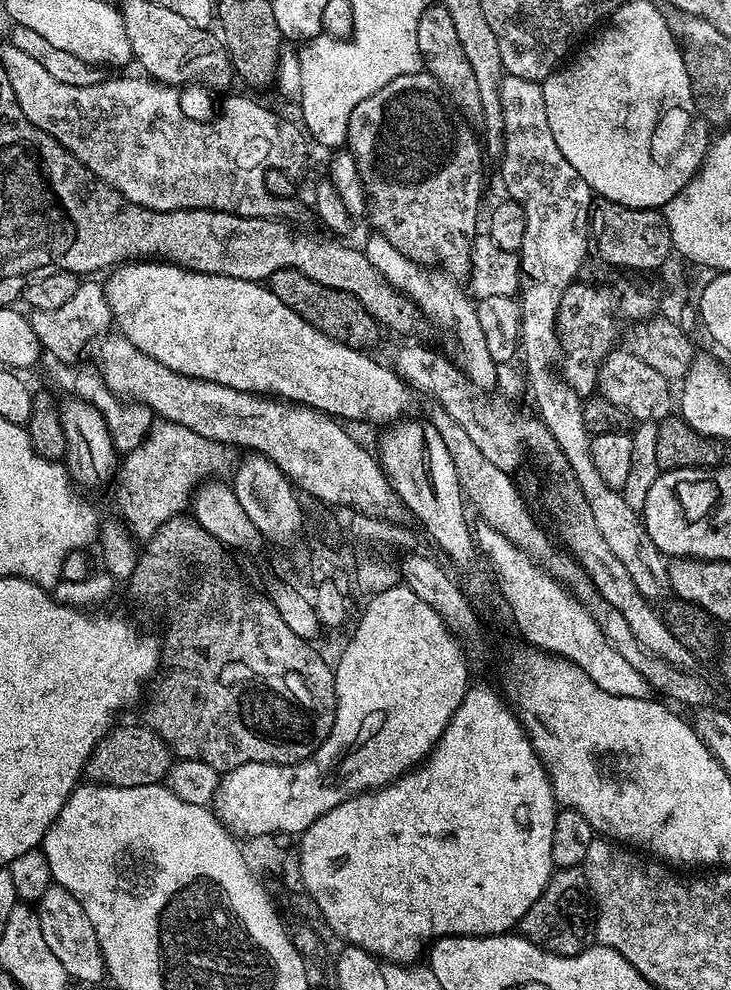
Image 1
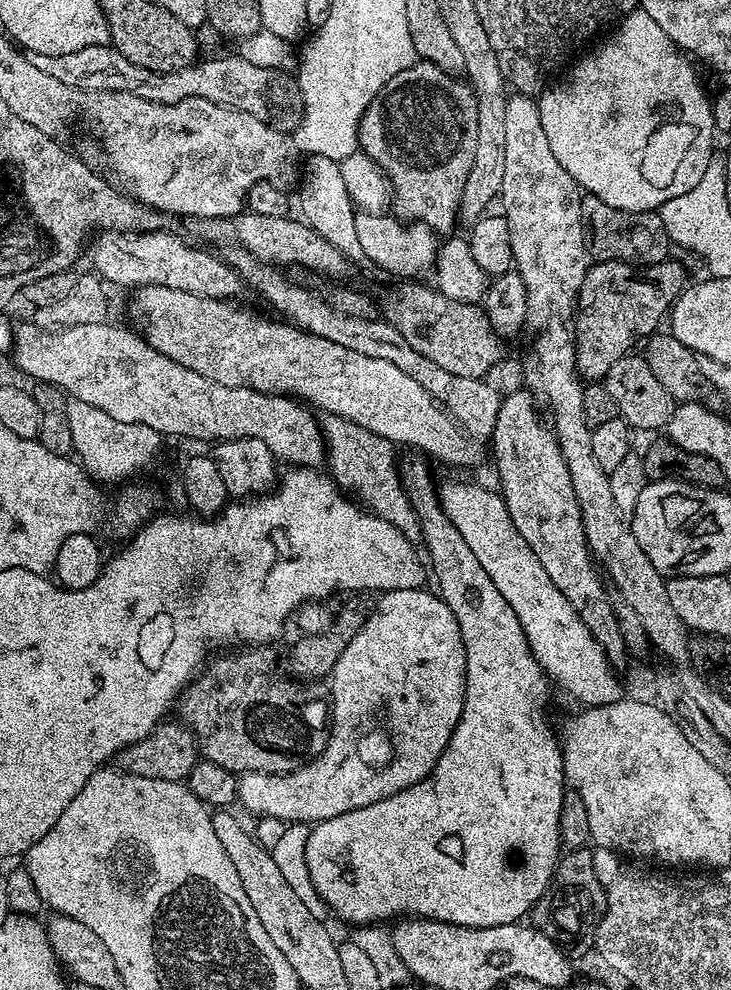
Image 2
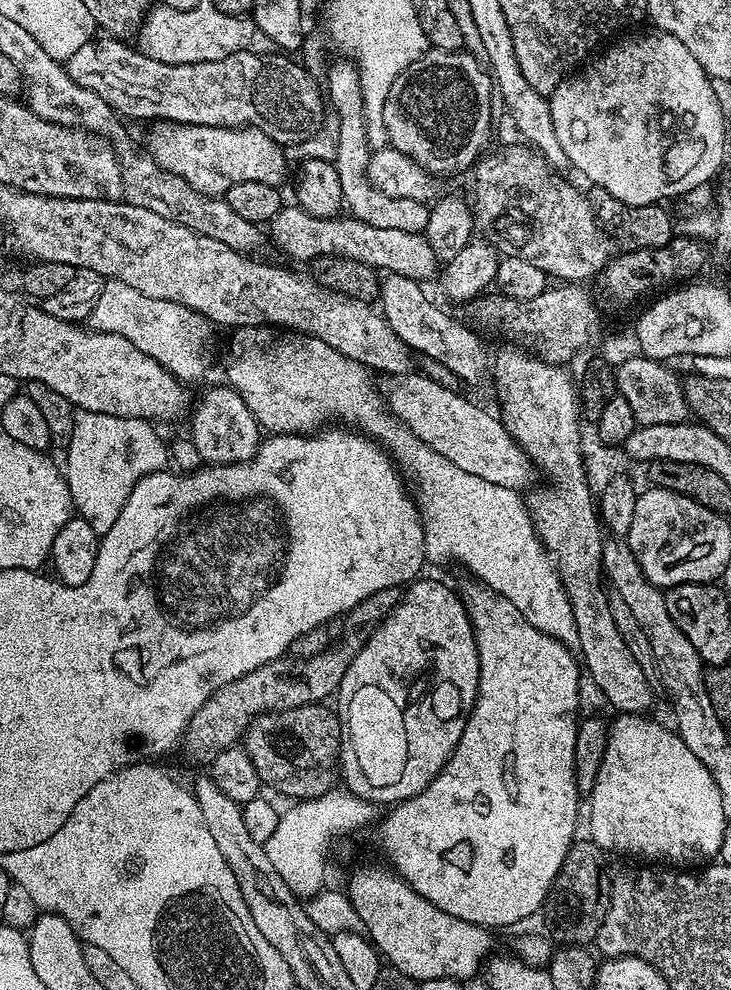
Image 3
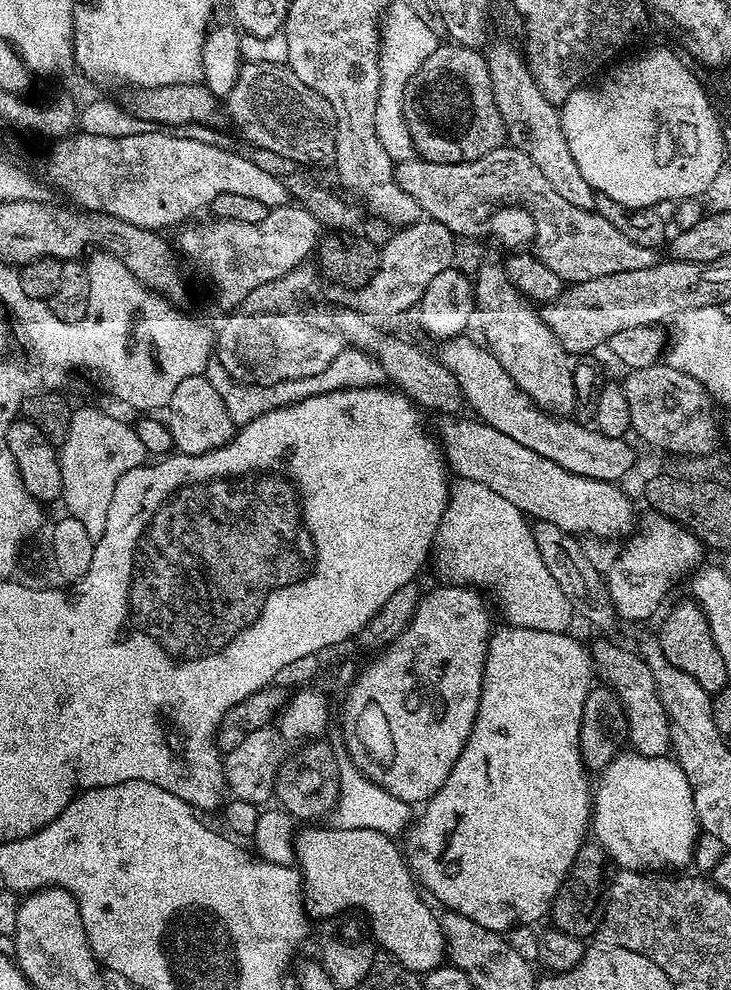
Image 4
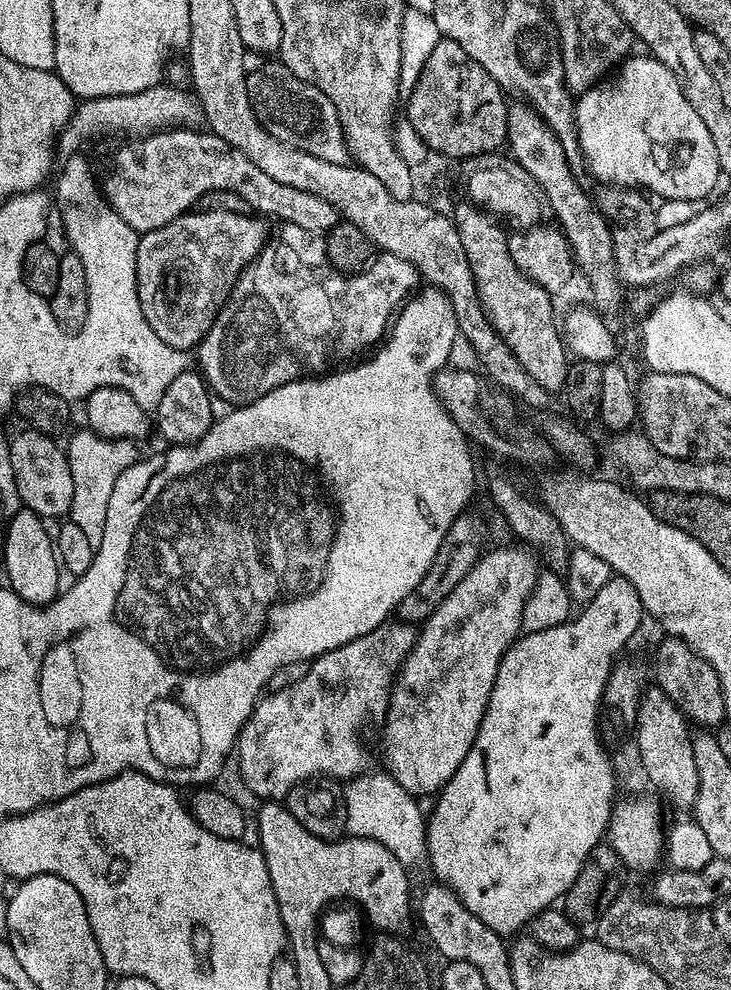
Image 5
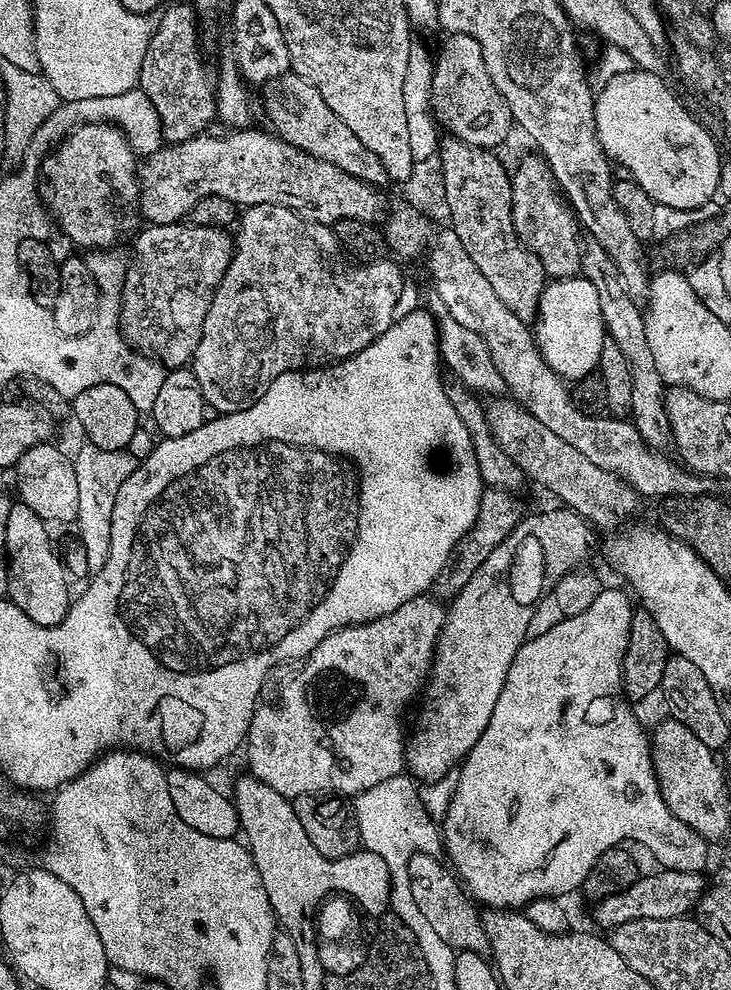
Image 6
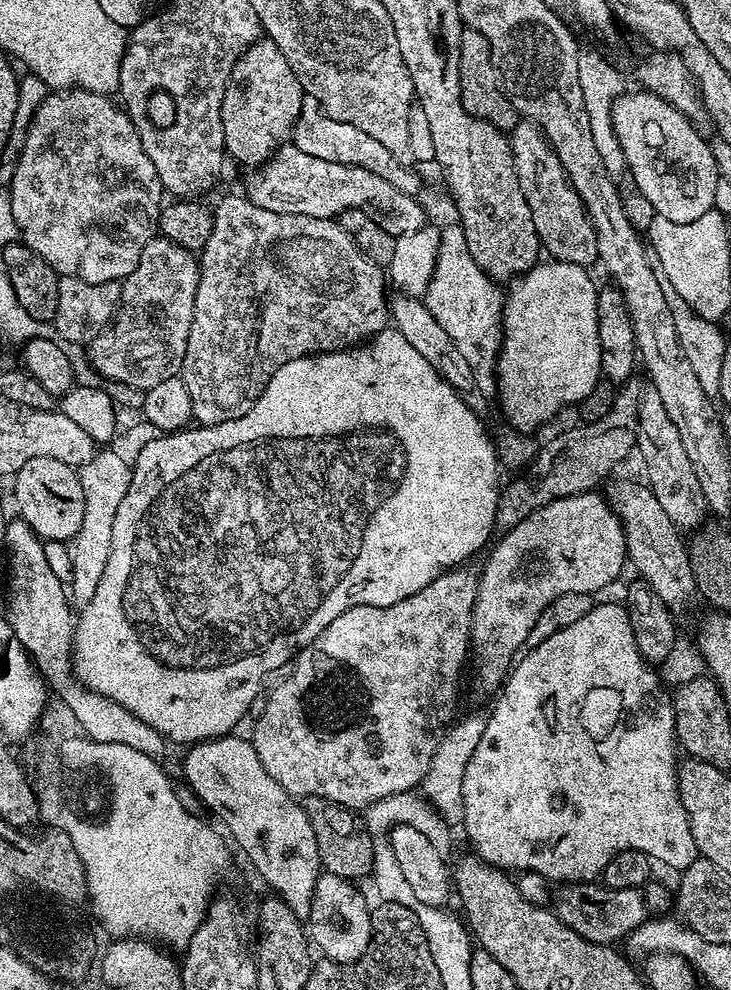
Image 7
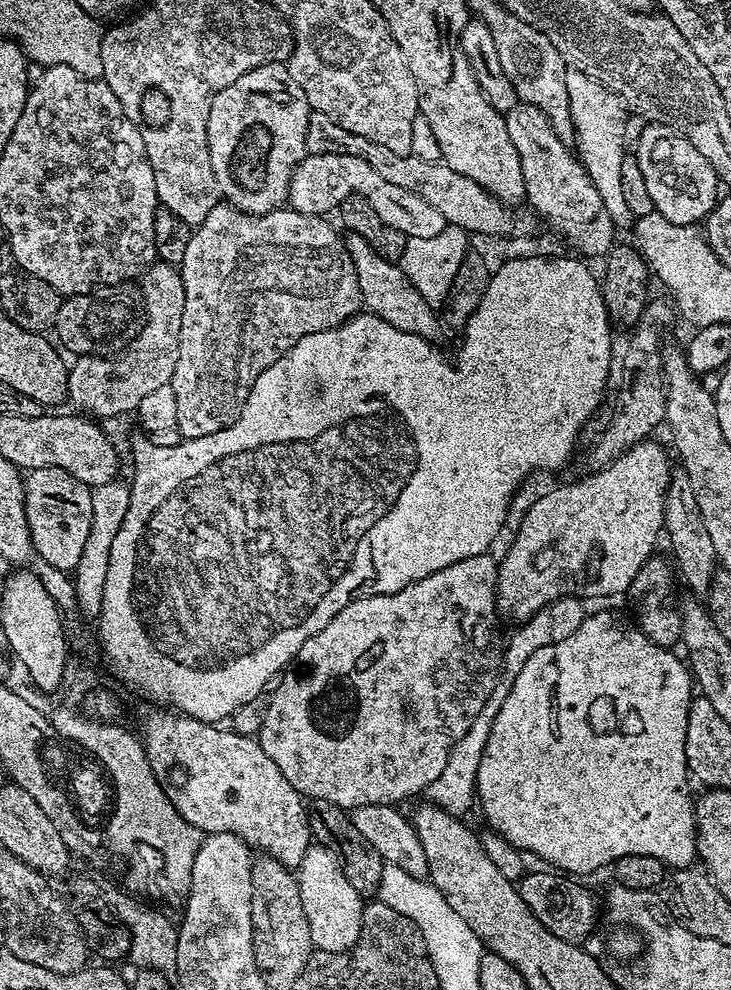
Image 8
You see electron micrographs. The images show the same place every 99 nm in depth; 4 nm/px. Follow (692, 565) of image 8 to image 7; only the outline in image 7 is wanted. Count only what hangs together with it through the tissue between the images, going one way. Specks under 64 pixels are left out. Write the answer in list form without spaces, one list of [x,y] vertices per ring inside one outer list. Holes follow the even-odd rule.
[[[648,386],[641,391],[638,406],[638,430],[636,431],[636,448],[638,456],[644,459],[646,483],[651,488],[654,498],[662,505],[662,510],[670,517],[670,522],[681,530],[696,530],[701,527],[704,516],[708,512],[706,502],[702,498],[702,486],[698,482],[698,474],[694,474],[694,466],[690,463],[686,449],[682,446],[682,437],[670,420],[666,405],[658,396],[658,390]]]

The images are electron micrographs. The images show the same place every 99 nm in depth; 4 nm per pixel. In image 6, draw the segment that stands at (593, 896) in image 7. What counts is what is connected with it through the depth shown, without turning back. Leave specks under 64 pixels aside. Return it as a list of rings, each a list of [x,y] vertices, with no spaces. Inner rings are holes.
[[[673,868],[641,875],[626,890],[605,900],[595,901],[597,929],[611,930],[617,924],[642,918],[678,918],[687,916],[699,905],[706,887],[704,872],[679,872]]]

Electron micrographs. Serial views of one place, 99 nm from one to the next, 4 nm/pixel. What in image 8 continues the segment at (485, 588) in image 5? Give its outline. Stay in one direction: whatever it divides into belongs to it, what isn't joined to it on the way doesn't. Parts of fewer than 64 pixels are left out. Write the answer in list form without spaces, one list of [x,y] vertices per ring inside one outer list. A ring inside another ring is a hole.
[[[655,439],[643,440],[641,444],[636,444],[630,450],[623,452],[614,462],[610,462],[604,468],[597,468],[589,471],[589,476],[584,476],[581,480],[572,480],[569,484],[560,484],[557,488],[552,488],[549,492],[544,492],[528,509],[524,512],[524,517],[520,520],[520,525],[516,528],[516,537],[512,540],[512,545],[508,548],[504,560],[498,564],[498,582],[496,583],[496,606],[501,613],[504,612],[512,619],[512,622],[523,622],[529,620],[534,614],[545,611],[549,604],[563,596],[578,596],[589,598],[588,596],[616,596],[627,593],[630,582],[634,582],[634,574],[642,570],[644,563],[657,551],[656,539],[661,539],[664,532],[664,495],[668,489],[668,483],[674,471],[674,464],[668,461],[669,449],[663,448],[660,444],[655,444]]]

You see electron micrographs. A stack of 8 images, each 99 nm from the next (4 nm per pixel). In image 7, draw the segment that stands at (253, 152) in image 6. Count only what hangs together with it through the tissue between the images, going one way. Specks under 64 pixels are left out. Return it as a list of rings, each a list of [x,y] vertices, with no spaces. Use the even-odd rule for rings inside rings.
[[[285,142],[268,157],[268,160],[255,169],[252,181],[248,184],[246,195],[248,199],[254,201],[262,210],[274,210],[282,214],[302,214],[310,218],[322,218],[330,220],[339,217],[341,212],[357,208],[362,210],[362,214],[370,214],[386,234],[398,237],[402,234],[411,234],[414,230],[422,230],[426,227],[426,217],[424,205],[419,199],[410,194],[402,194],[402,190],[397,190],[395,186],[390,186],[383,178],[378,178],[370,170],[355,168],[342,162],[326,162],[326,158],[313,158],[311,154],[298,150],[296,145]]]

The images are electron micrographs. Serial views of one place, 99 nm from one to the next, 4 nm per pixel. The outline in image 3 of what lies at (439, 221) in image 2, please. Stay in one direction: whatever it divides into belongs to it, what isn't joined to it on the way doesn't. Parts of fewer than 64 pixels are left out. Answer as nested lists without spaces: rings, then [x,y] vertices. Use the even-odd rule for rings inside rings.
[[[432,48],[402,70],[390,86],[384,106],[388,143],[434,177],[452,176],[455,172],[467,173],[481,159],[485,151],[483,148],[488,144],[488,135],[492,132],[492,96],[494,100],[491,77],[471,52]]]

